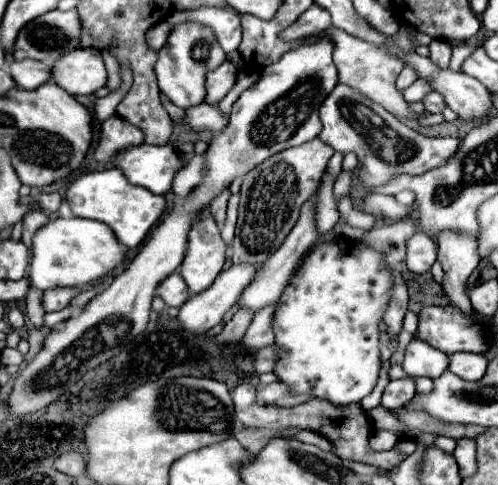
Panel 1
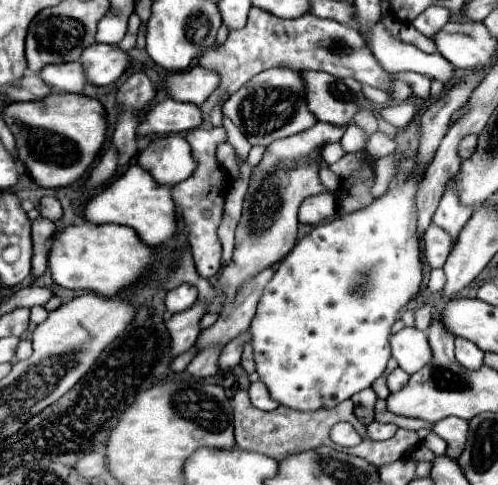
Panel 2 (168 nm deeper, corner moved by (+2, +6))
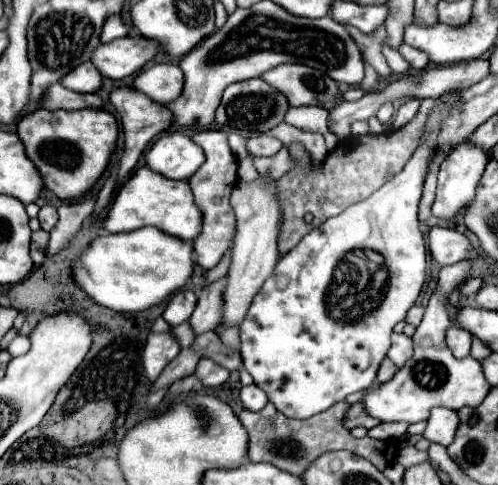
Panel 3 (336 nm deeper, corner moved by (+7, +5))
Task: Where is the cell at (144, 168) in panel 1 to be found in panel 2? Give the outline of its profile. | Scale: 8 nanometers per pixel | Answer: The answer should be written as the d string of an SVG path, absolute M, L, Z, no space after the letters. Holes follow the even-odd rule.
M177 134L157 136L139 154L139 166L151 172L159 184L179 184L187 180L197 168L197 160L191 154L191 146Z

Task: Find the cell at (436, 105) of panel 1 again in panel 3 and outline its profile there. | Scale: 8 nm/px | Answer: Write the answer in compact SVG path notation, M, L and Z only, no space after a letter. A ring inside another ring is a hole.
M382 25L378 31L370 33L370 35L364 35L360 31L356 31L356 27L346 27L348 33L356 39L360 51L362 51L362 57L378 71L378 75L386 81L392 79L392 71L382 55L382 45L388 43L388 33L386 33L386 27Z

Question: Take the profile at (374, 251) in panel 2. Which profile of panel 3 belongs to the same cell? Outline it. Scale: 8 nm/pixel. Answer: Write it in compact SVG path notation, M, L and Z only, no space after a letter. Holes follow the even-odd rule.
M454 89L440 95L440 103L432 115L428 115L424 139L394 179L382 185L368 199L312 229L276 263L272 275L256 293L244 321L240 323L240 351L246 371L282 415L308 419L310 415L322 413L334 403L344 401L350 393L368 389L376 381L378 367L390 349L392 329L396 323L404 321L424 285L426 245L418 229L418 203L432 153L436 149L440 123L462 91L464 89Z

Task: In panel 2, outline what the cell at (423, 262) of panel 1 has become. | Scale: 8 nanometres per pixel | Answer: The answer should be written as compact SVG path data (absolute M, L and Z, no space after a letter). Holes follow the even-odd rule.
M429 226L423 236L423 256L431 268L443 268L455 240L439 226Z

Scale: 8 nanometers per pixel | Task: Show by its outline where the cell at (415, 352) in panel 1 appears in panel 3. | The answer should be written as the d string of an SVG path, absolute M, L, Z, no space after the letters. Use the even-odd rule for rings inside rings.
M394 333L392 335L392 347L388 351L388 357L394 361L394 365L404 367L404 363L412 357L412 353L414 353L412 339L404 333Z

